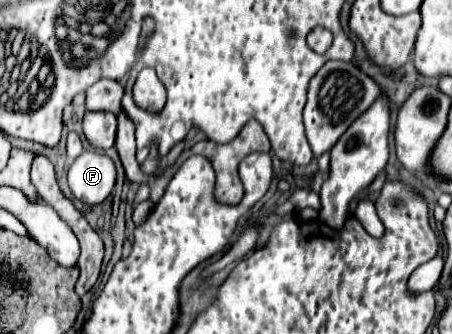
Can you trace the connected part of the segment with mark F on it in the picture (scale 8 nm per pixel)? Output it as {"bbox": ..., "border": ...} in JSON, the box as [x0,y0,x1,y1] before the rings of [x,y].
{"bbox":[69,152,115,204],"border":[[[83,152],[69,168],[69,188],[83,204],[101,204],[115,186],[115,164],[99,152]]]}

